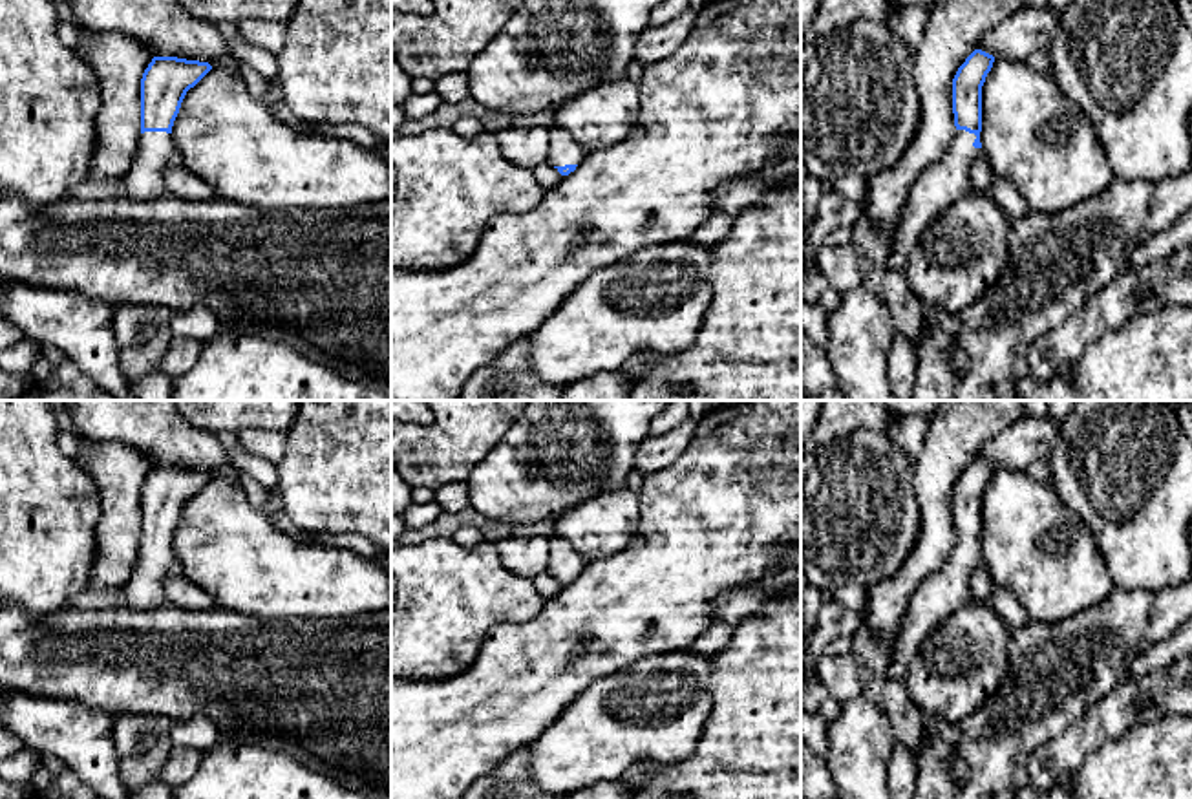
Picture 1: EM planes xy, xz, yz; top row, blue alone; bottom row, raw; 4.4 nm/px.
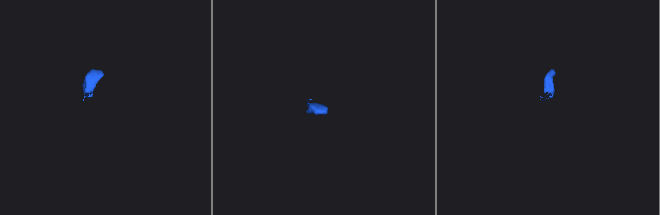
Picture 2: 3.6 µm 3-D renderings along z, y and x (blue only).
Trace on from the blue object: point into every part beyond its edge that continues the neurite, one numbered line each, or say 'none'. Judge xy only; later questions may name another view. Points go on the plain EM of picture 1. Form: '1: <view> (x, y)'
1: xy (156, 560)

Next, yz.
1: yz (946, 591)

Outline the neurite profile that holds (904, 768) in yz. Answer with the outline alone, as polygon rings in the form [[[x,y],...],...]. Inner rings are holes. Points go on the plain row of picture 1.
[[[894,742],[889,762],[889,788],[892,799],[914,799],[918,773],[918,755],[903,744]]]

